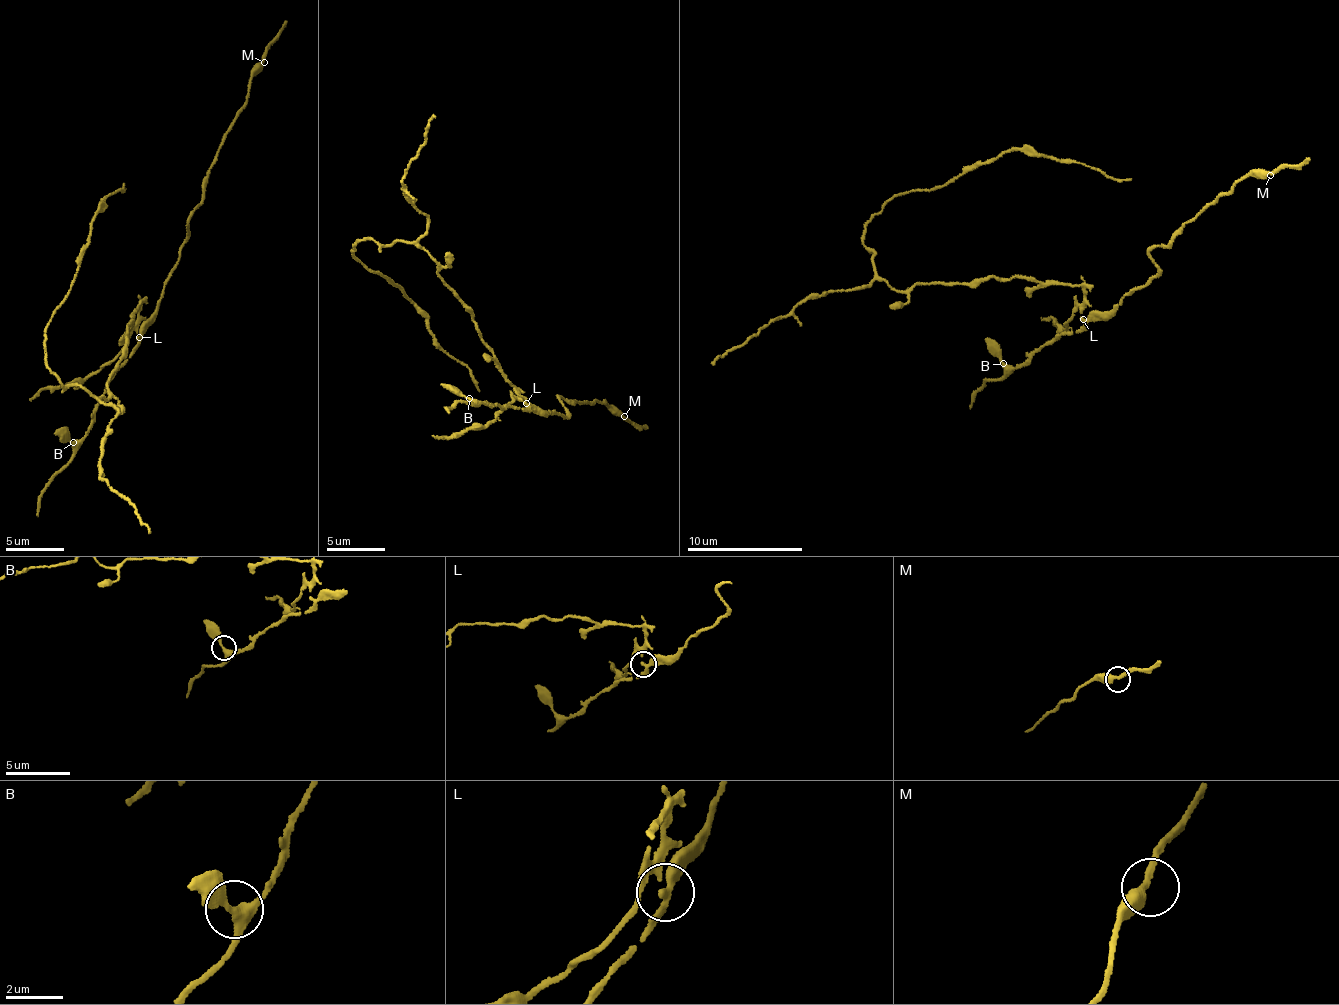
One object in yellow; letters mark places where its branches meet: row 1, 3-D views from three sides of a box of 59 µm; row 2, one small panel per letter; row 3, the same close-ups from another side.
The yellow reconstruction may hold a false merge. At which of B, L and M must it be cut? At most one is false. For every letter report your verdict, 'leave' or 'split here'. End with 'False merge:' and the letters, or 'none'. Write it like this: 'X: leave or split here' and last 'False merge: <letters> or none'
B: leave
L: split here
M: leave
False merge: L

